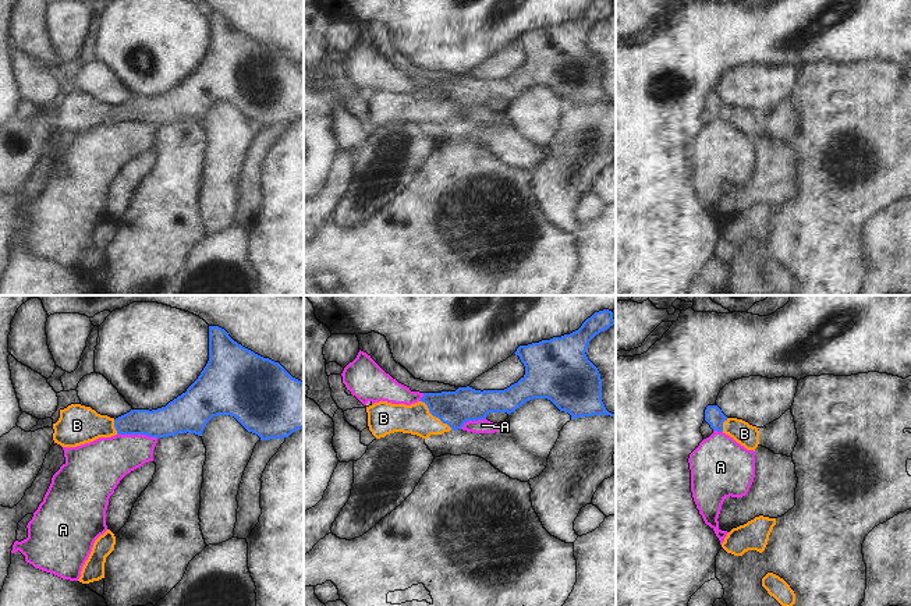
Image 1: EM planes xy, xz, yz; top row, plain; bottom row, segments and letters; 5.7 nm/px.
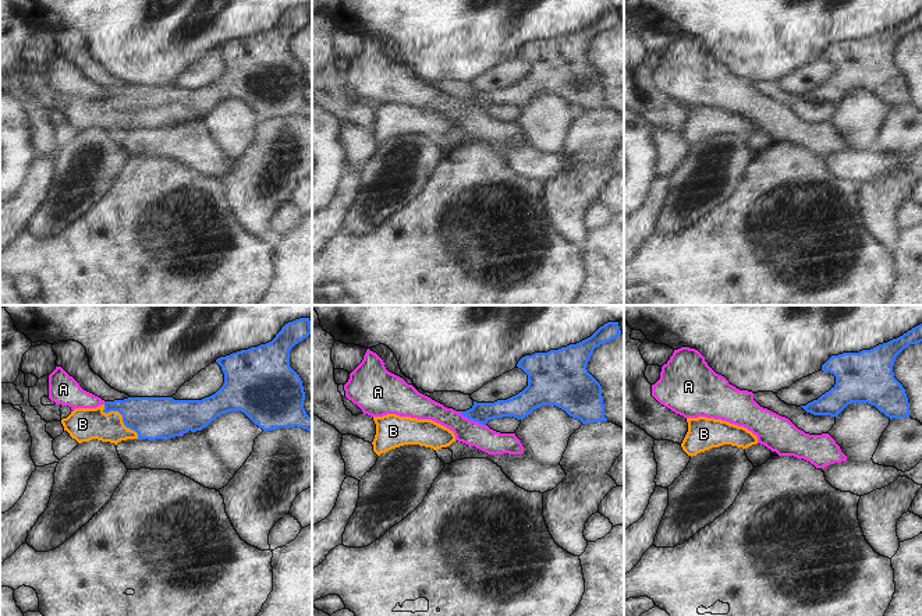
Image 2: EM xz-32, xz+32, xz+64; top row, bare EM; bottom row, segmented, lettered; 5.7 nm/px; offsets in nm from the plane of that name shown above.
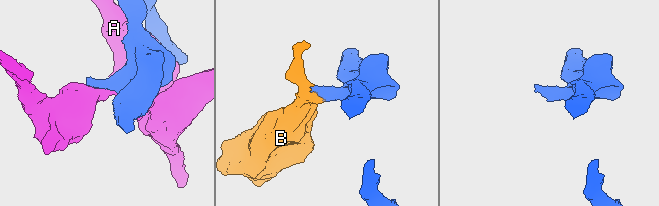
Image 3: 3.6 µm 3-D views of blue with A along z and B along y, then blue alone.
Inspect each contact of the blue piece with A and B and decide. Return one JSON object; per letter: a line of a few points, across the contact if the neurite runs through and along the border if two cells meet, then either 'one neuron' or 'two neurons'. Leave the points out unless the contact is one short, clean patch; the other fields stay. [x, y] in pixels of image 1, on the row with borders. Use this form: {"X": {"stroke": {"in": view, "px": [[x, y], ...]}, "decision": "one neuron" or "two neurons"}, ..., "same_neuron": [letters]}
{"A": {"decision": "two neurons"}, "B": {"stroke": {"in": "xz", "px": [[454, 408], [435, 415], [417, 420]]}, "decision": "one neuron"}, "same_neuron": ["B"]}

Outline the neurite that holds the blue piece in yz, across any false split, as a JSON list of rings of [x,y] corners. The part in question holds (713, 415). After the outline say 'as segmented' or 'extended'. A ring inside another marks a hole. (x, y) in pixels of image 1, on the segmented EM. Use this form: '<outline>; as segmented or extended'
[[[708,405],[705,421],[713,430],[723,432],[733,437],[747,450],[754,450],[759,444],[759,430],[756,426],[737,418],[727,418],[717,405]]]; extended

